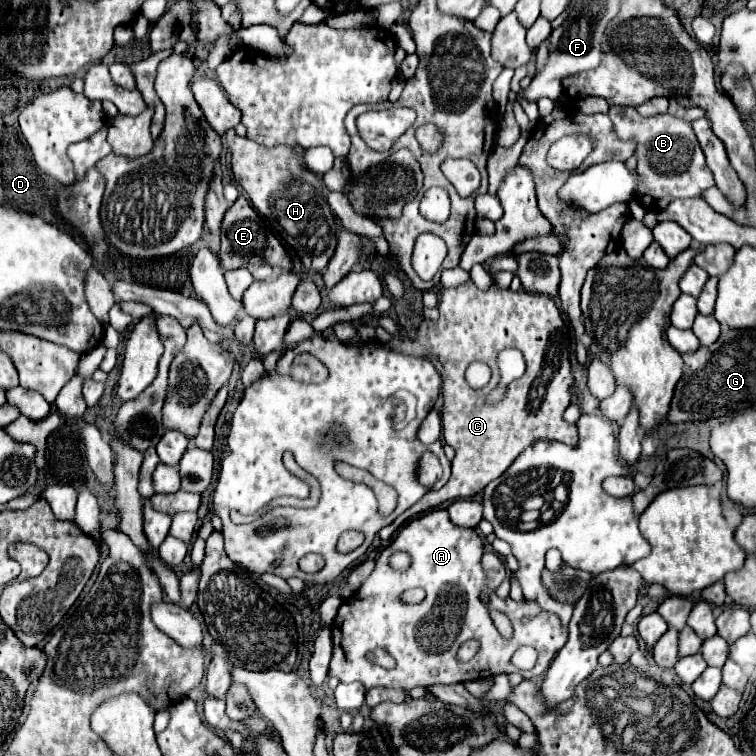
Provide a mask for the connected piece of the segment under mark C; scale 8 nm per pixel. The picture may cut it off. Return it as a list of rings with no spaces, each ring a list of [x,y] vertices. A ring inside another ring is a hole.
[[[466,281],[458,287],[444,289],[438,309],[440,309],[440,319],[438,321],[422,321],[414,339],[400,341],[400,339],[394,337],[388,343],[384,343],[384,347],[392,347],[394,351],[400,351],[404,355],[418,355],[422,359],[434,355],[442,363],[442,399],[444,399],[444,403],[442,403],[440,417],[442,417],[442,437],[456,451],[456,457],[452,459],[452,477],[448,479],[448,483],[442,489],[426,493],[412,509],[404,511],[394,523],[384,527],[380,531],[382,541],[392,539],[394,531],[406,519],[410,519],[418,513],[434,509],[434,507],[438,507],[446,501],[474,497],[492,479],[500,477],[512,465],[512,461],[520,455],[520,451],[524,451],[534,441],[548,439],[548,441],[560,441],[560,443],[566,443],[566,445],[572,445],[572,447],[578,443],[576,425],[570,425],[562,419],[564,409],[570,405],[570,385],[574,381],[572,371],[570,371],[570,361],[568,361],[570,333],[568,333],[568,327],[564,331],[562,315],[560,315],[558,307],[554,305],[554,301],[548,295],[536,295],[536,293],[528,293],[528,291],[516,291],[514,293],[510,289],[500,289],[498,285],[492,285],[488,291],[480,291],[472,281]],[[506,347],[516,347],[516,349],[522,351],[524,361],[526,361],[526,373],[520,379],[514,379],[510,383],[504,401],[500,401],[494,407],[488,407],[484,403],[484,399],[496,387],[496,383],[500,381],[496,355]],[[472,361],[484,361],[492,367],[492,379],[482,389],[472,389],[464,379],[464,371]]]

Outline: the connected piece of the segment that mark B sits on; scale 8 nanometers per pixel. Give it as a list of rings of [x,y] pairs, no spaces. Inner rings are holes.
[[[614,105],[608,111],[612,121],[612,131],[620,141],[636,143],[636,159],[640,171],[640,187],[636,189],[636,199],[646,211],[662,211],[674,199],[700,197],[704,189],[714,185],[712,171],[704,161],[704,153],[692,131],[692,125],[670,113],[660,113],[652,117],[642,117],[634,107]]]

